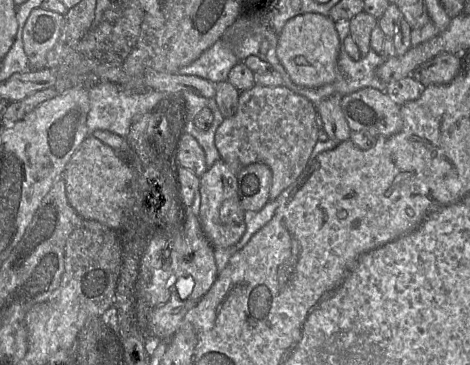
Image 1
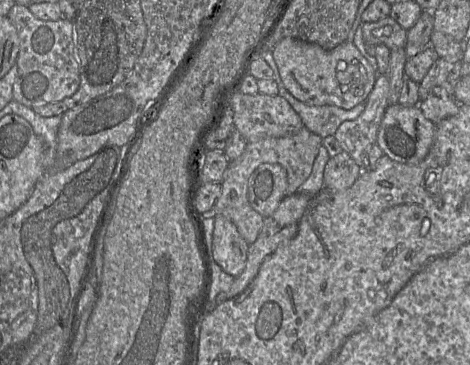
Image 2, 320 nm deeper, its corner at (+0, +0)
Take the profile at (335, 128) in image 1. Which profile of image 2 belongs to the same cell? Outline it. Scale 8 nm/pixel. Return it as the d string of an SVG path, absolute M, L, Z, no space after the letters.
M342 151L328 160L324 169L324 186L345 190L354 184L362 170L347 152Z

